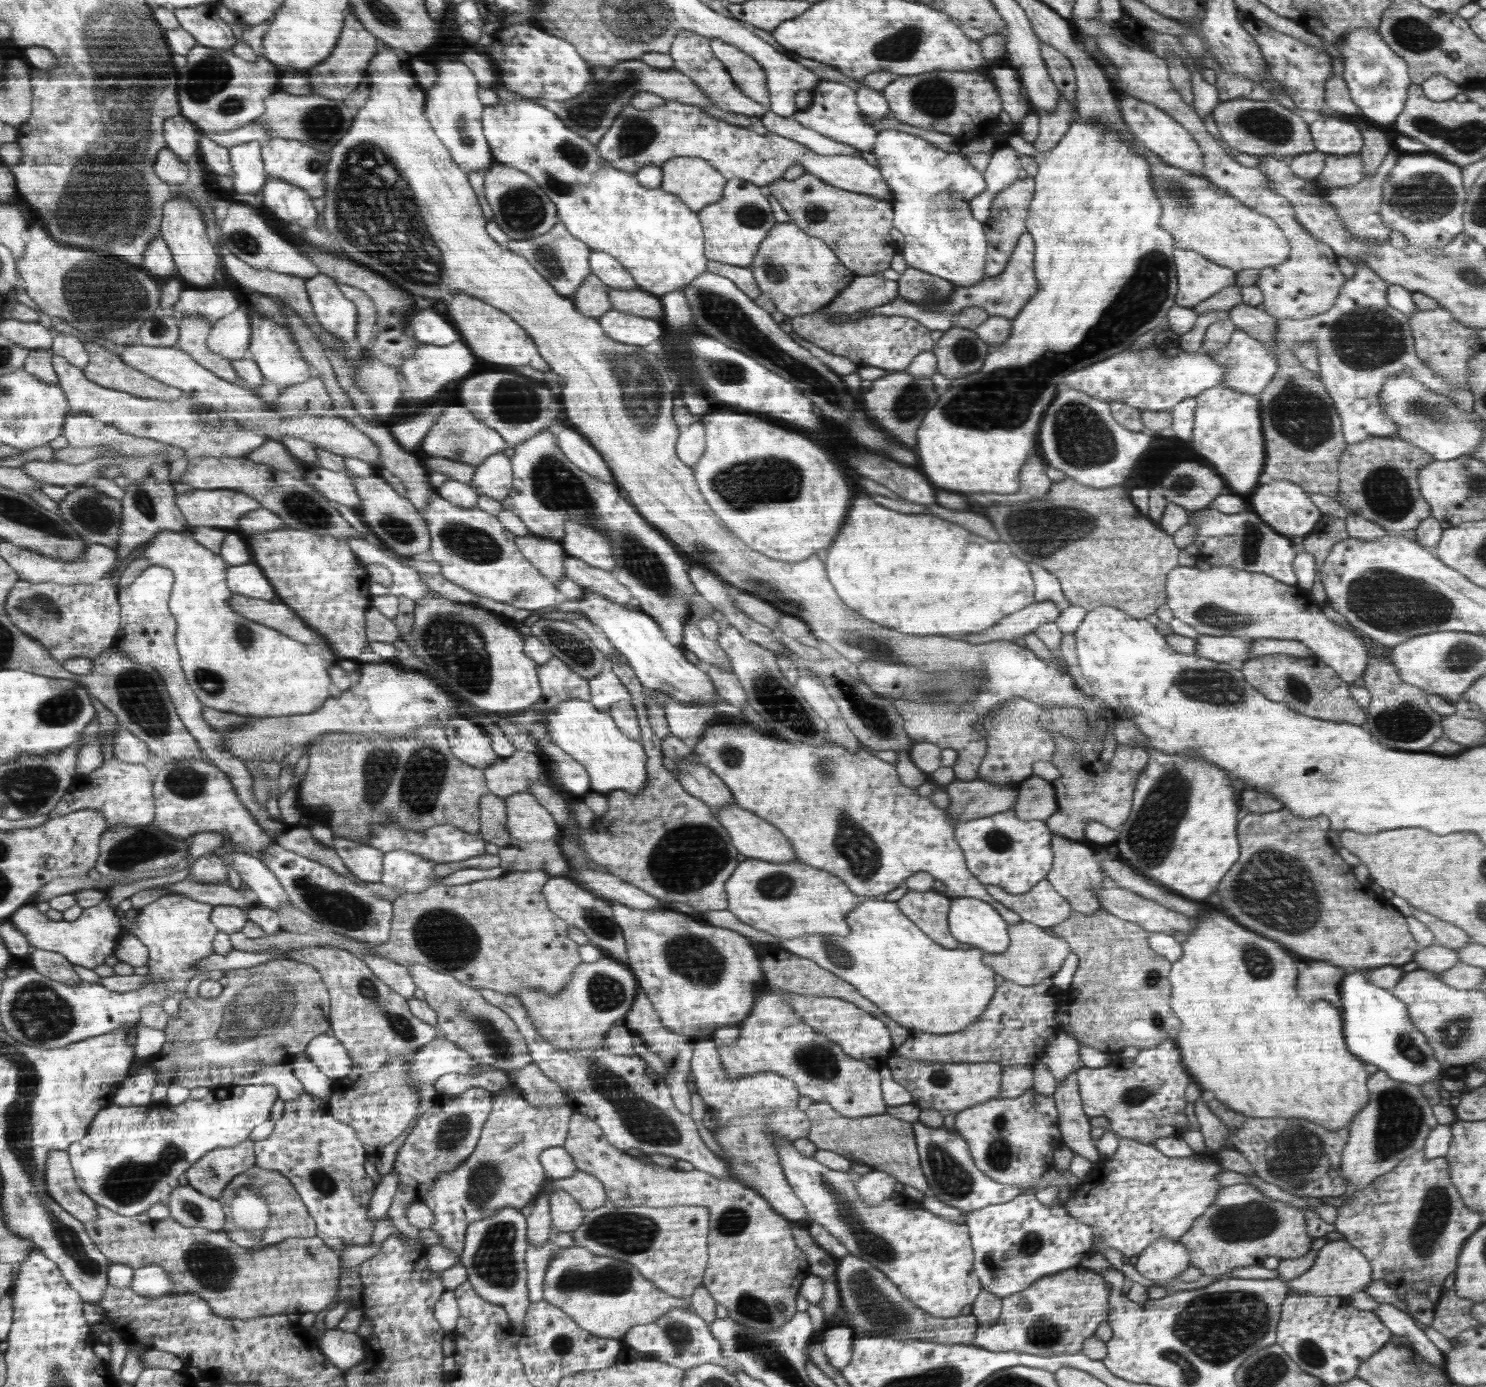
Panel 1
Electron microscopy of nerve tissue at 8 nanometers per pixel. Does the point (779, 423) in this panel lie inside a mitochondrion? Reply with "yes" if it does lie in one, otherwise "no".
no

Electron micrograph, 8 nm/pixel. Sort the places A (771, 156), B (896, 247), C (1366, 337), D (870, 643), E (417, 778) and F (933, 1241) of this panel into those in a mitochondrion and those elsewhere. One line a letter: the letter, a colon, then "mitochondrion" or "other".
A: mitochondrion
B: other
C: mitochondrion
D: mitochondrion
E: mitochondrion
F: other

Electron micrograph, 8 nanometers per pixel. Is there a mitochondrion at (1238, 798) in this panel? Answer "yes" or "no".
no

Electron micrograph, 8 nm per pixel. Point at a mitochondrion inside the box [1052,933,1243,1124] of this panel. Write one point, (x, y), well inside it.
(1137, 1095)

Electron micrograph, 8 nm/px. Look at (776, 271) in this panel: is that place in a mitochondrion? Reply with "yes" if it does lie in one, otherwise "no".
yes

